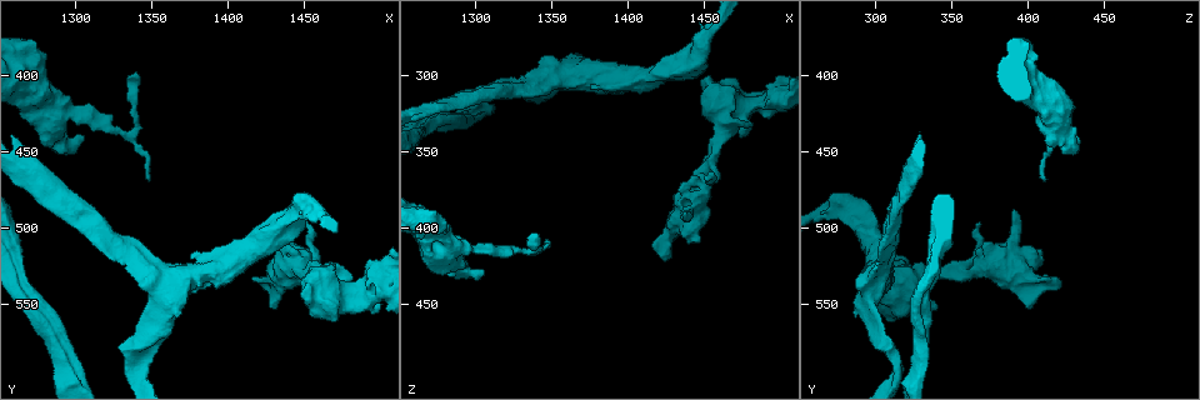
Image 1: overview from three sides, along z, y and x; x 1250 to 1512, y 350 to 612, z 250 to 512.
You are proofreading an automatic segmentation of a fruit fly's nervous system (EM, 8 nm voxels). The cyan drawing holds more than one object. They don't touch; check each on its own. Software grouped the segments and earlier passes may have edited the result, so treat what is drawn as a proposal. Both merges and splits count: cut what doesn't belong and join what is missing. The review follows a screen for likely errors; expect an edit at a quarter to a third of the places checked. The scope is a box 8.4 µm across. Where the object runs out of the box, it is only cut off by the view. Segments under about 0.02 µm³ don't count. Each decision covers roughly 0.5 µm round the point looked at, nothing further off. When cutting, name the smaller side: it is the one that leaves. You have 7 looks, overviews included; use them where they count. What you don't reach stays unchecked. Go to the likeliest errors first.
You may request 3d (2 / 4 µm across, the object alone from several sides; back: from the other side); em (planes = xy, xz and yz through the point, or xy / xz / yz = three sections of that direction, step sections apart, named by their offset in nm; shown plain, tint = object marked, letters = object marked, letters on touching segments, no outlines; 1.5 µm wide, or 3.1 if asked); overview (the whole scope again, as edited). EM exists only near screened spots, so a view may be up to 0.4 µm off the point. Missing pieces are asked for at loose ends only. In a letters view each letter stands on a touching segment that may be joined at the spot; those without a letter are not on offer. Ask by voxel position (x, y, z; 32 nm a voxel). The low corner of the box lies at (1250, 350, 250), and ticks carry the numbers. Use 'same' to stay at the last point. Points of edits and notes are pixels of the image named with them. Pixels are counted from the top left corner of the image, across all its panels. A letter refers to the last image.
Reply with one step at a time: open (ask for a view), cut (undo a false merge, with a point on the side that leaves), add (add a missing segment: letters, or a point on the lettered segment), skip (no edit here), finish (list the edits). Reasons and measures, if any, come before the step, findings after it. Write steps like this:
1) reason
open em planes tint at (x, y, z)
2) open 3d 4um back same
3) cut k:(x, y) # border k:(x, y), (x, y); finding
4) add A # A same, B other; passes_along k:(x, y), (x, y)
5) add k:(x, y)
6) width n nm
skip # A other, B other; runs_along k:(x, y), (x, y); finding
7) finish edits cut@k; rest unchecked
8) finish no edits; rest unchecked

sharp bend
open em planes letters at (1334, 438, 416)

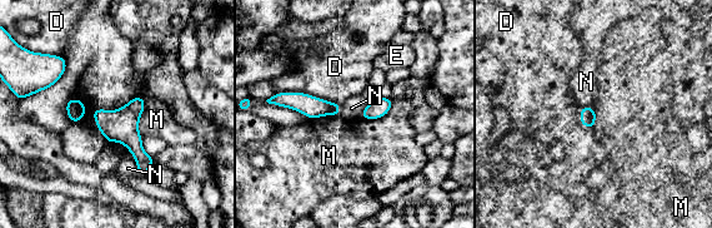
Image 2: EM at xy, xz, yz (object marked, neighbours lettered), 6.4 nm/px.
skip # D other, E other, M other, N other; border 2:(135, 95), (144, 100), (141, 138); all the same cell

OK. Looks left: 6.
branch stops here
open em yz step 8 tint at (1440, 522, 408)

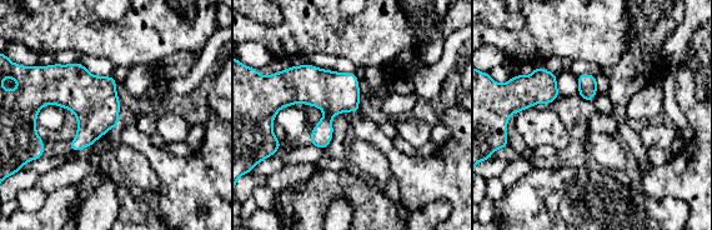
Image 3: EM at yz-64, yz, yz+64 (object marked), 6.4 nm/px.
open em planes letters same

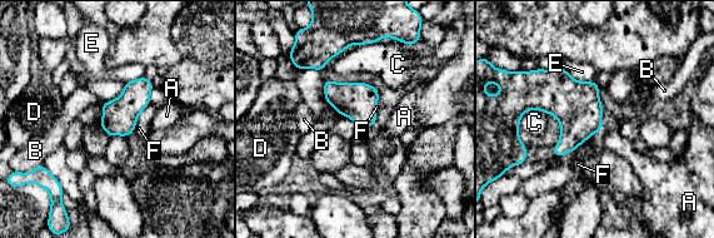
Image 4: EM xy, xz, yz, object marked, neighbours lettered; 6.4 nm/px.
longest_contact E 220 nm
add C # A other, B other, C same, D other, E other, F other; the cell continues

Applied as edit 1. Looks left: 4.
finish edits add@4; rest unchecked

